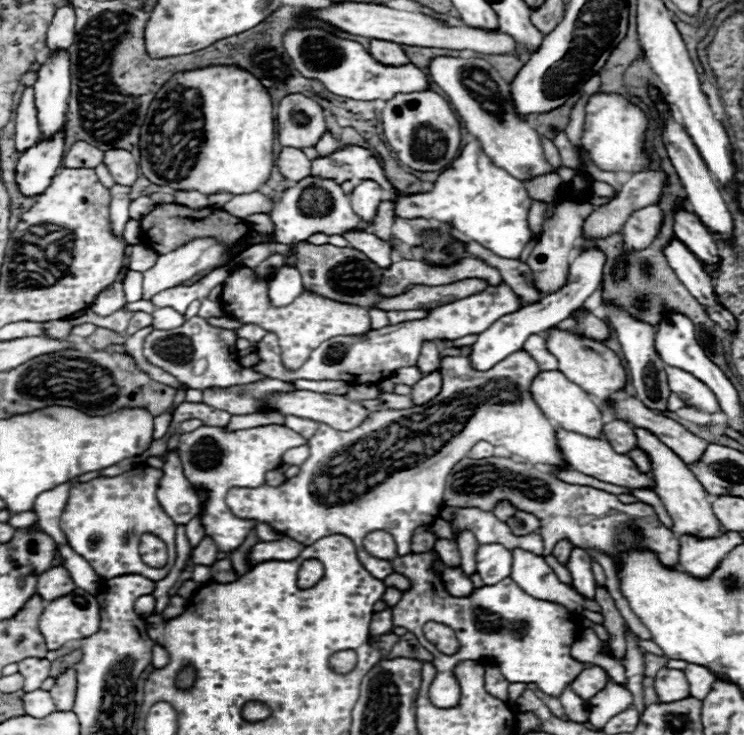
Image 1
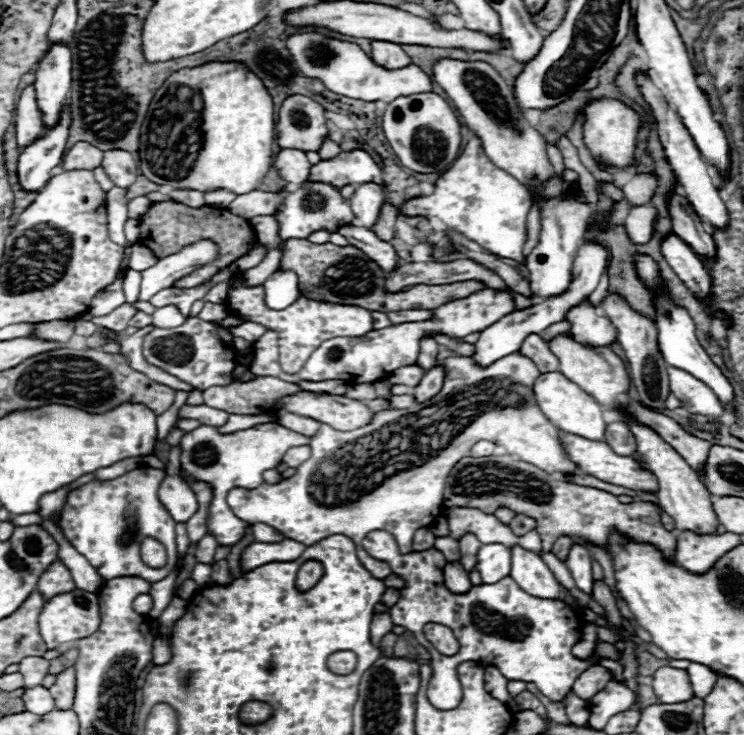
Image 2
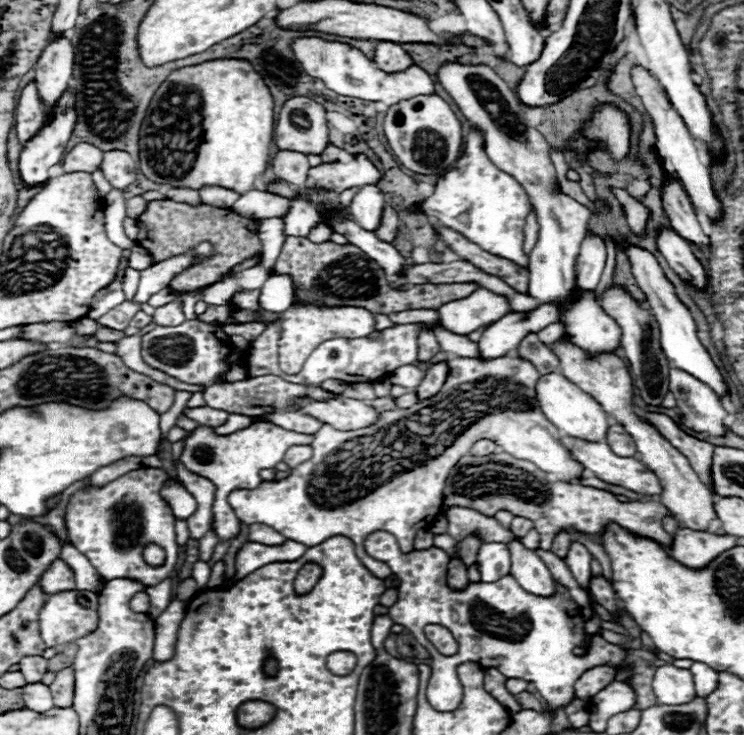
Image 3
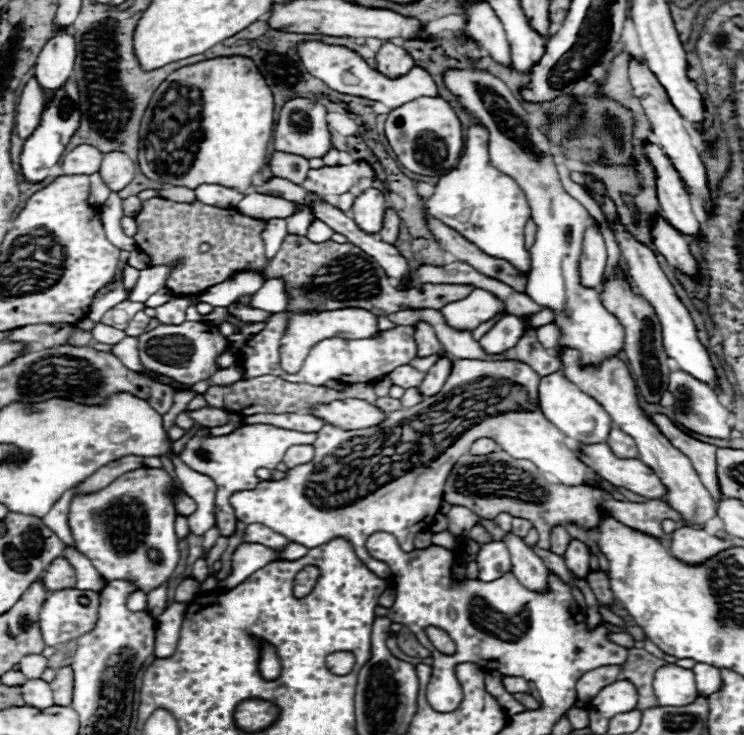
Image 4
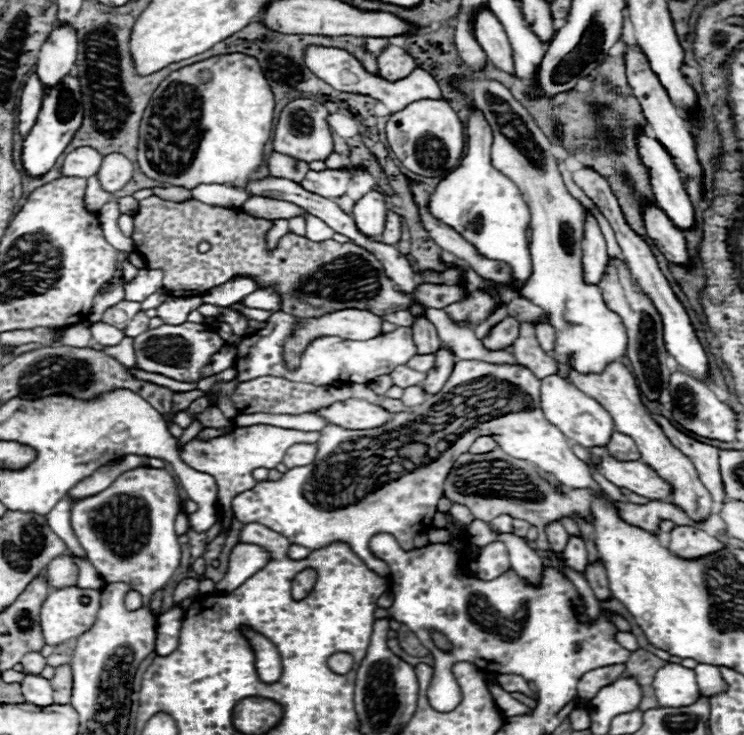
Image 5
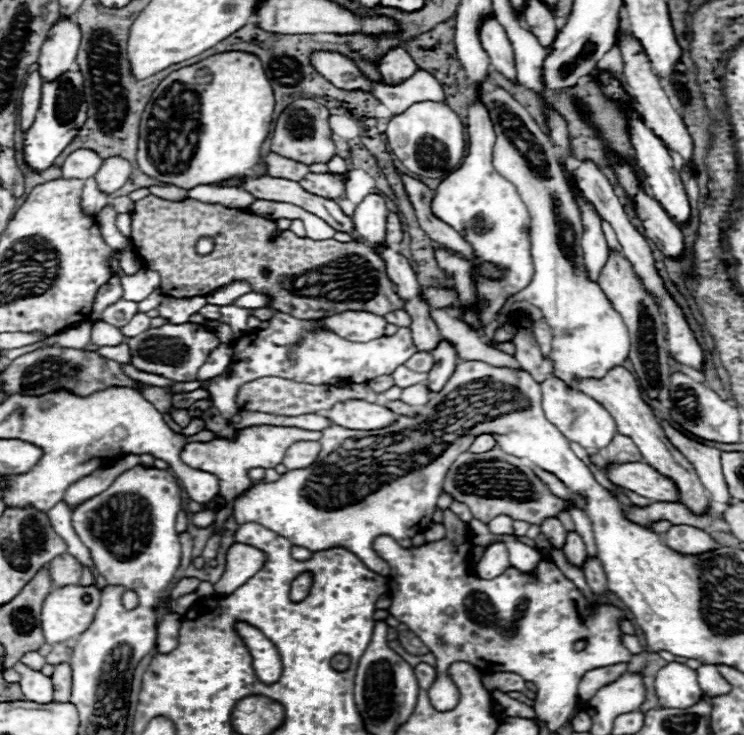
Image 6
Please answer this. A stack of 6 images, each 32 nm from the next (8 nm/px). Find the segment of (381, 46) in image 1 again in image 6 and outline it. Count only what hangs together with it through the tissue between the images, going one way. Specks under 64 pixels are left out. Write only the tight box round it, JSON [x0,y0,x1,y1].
[380,48,416,84]

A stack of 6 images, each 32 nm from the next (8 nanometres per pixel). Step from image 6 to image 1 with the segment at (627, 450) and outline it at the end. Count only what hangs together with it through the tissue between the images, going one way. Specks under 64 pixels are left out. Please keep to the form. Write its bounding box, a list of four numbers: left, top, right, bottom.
[604,420,636,454]

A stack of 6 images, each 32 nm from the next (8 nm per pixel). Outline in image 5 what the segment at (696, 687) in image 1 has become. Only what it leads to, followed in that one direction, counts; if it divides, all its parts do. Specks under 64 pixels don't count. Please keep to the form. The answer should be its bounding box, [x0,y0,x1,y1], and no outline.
[694,664,728,698]

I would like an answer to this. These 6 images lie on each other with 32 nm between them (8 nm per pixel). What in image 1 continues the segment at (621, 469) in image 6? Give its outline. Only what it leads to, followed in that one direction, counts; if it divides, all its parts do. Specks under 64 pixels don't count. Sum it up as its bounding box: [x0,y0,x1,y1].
[556,428,654,488]

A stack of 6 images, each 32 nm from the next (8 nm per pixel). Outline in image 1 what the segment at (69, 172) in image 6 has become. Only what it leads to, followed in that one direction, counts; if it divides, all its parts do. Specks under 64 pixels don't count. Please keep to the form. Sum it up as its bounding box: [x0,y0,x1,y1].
[62,142,104,168]

